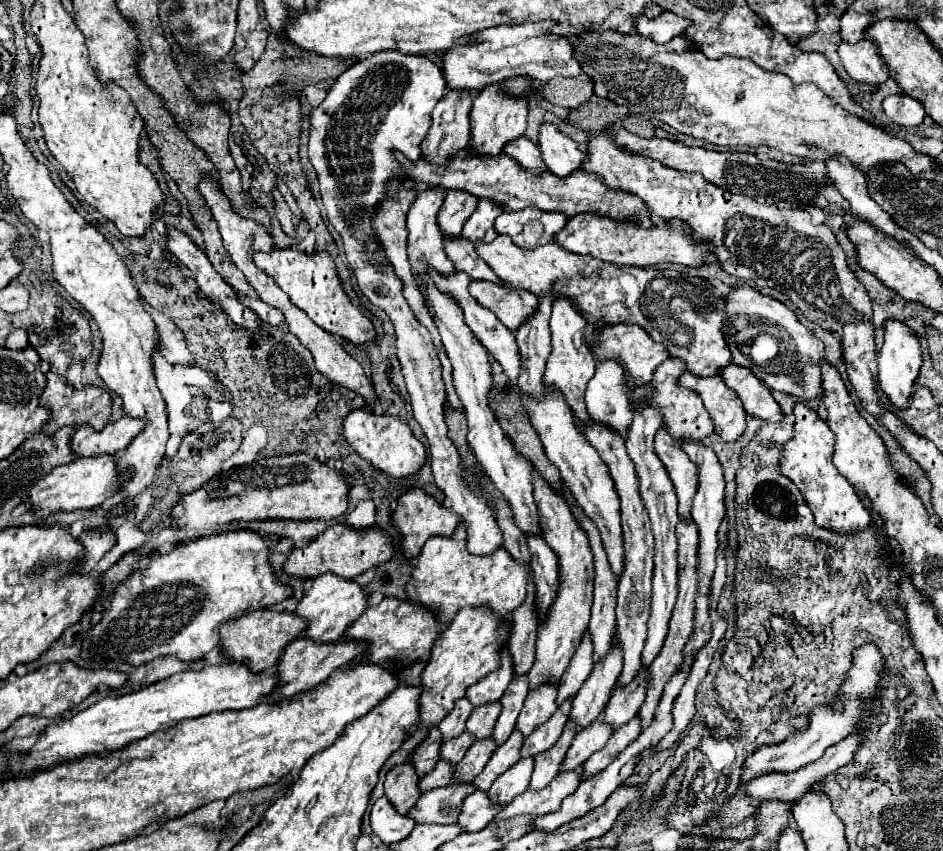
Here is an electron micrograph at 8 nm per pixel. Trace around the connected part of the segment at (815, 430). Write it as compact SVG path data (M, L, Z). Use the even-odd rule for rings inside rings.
M798 403L794 407L796 423L794 423L794 437L786 443L782 449L782 475L792 479L800 493L804 495L806 503L810 505L816 525L824 529L832 529L838 535L852 535L852 533L862 533L866 529L872 529L872 515L866 509L864 501L858 499L854 487L848 483L844 475L834 467L832 457L834 457L834 433L818 417L818 413L808 407Z

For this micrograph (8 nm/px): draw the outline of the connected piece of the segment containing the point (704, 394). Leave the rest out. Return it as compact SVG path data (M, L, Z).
M684 373L680 377L680 385L698 391L704 407L714 421L716 433L724 441L738 441L742 437L742 433L746 431L746 411L738 395L734 395L734 391L730 391L720 377L704 379Z

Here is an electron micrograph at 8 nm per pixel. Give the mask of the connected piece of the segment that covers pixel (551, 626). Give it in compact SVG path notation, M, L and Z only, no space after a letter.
M532 467L534 475L534 501L538 503L538 513L542 515L542 533L546 543L554 549L560 563L560 587L556 601L546 613L544 625L538 629L536 641L536 661L528 673L530 691L542 685L556 685L564 675L578 643L582 641L582 631L588 627L590 607L592 607L592 583L594 583L594 563L592 563L592 549L586 533L582 531L580 523L572 515L572 505L568 503L566 495L552 489L544 477Z

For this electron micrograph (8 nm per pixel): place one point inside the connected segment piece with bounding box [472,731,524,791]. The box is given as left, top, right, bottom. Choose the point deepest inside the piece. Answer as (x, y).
(506, 755)

